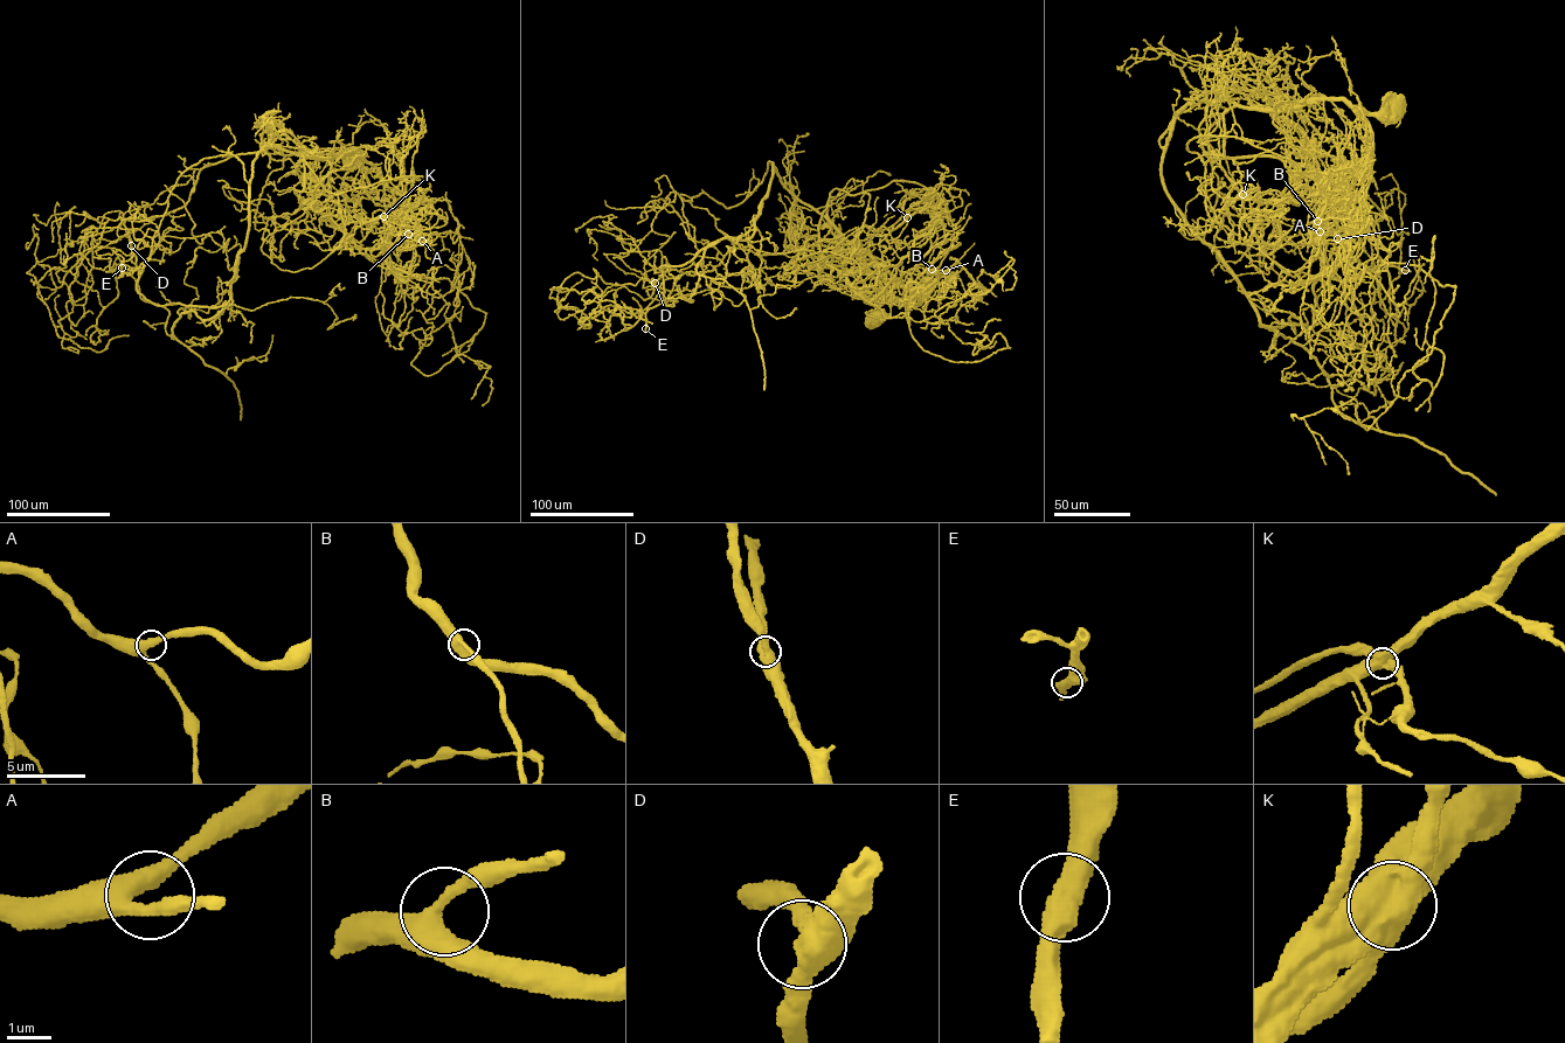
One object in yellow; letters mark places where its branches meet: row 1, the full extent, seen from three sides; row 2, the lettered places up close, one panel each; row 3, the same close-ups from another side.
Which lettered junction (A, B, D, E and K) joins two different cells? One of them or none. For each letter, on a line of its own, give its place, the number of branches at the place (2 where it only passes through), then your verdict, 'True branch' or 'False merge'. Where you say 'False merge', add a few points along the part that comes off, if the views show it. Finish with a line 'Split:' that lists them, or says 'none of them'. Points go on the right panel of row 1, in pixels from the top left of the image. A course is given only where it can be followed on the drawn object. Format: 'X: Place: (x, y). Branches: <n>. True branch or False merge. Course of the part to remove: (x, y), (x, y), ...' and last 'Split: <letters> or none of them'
A: Place: (1320, 231). Branches: 3. True branch
B: Place: (1317, 221). Branches: 3. True branch
D: Place: (1337, 238). Branches: 3. True branch
E: Place: (1405, 270). Branches: 2. True branch
K: Place: (1243, 194). Branches: 3. False merge. Course of the part to remove: (1243, 194), (1258, 202), (1279, 204), (1282, 194), (1292, 186), (1290, 172), (1314, 216), (1317, 242)
Split: K

